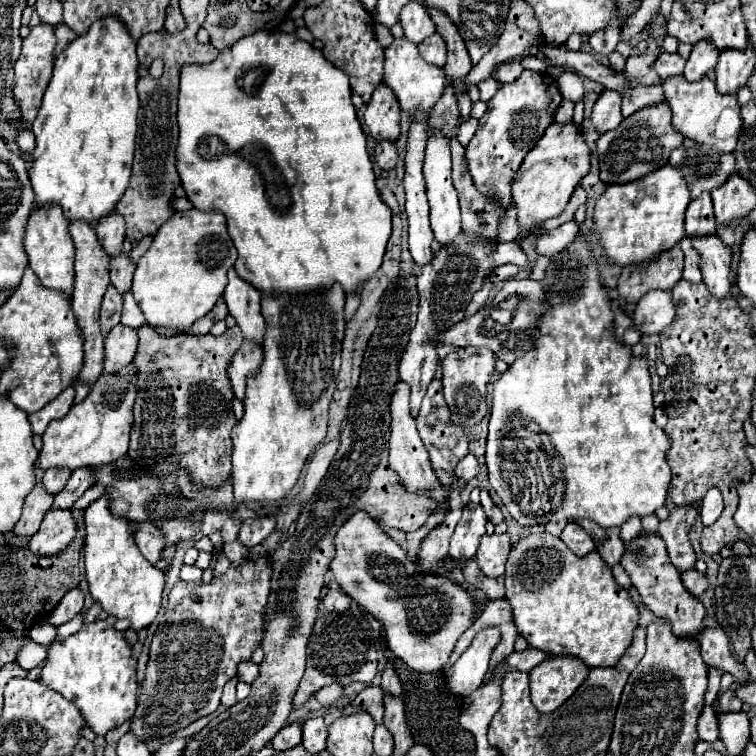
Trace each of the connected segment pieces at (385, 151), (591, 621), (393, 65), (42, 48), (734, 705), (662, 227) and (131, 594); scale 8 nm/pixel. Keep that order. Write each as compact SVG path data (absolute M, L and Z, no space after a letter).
M381 141L375 147L375 161L383 171L393 171L397 165L397 147L391 141Z
M549 533L529 535L511 547L505 571L505 589L507 599L513 607L515 625L527 639L527 643L535 649L551 655L577 657L587 667L613 667L633 641L633 631L639 619L637 605L629 597L629 593L621 585L617 585L611 569L597 551L577 557L559 537L553 537Z
M395 39L387 49L385 49L385 71L383 71L383 83L393 89L397 95L401 109L407 111L409 115L417 119L425 119L431 113L431 107L435 101L439 101L445 85L445 71L441 67L429 65L421 59L417 45L409 39Z
M37 25L31 29L31 33L23 39L23 51L21 51L21 57L17 59L15 63L15 101L23 113L23 127L29 129L29 125L33 123L35 115L37 115L37 109L41 107L41 99L43 99L43 93L51 81L51 71L53 71L53 49L55 49L55 33L53 33L53 27L51 25Z
M733 683L733 685L721 695L721 699L719 699L719 709L721 709L721 711L741 711L741 709L743 709L743 701L735 695L737 687L739 687L739 683Z
M671 165L659 167L631 183L609 185L595 205L595 231L607 257L621 267L643 265L663 249L677 245L685 237L683 219L689 201L687 181L683 173Z
M101 495L85 509L85 569L91 597L101 603L103 611L115 619L129 619L133 629L147 627L159 613L165 573L153 567L137 549L135 531L125 517L115 517L109 511L109 495Z

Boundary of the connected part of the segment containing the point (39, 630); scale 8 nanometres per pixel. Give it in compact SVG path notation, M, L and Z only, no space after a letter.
M43 619L29 631L29 637L39 645L49 645L57 637L57 629L47 619Z

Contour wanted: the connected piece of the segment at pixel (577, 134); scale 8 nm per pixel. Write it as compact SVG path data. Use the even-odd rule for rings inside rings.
M571 121L565 125L551 123L543 139L527 153L515 179L513 179L513 203L519 211L519 229L527 237L533 231L535 221L545 221L563 213L571 193L591 169L591 151L585 143L581 129Z

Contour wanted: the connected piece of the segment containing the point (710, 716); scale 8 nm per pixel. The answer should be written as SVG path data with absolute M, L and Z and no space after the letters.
M707 705L701 711L699 723L697 723L697 733L699 733L699 739L703 739L703 741L715 741L719 737L717 709L715 709L715 705Z

